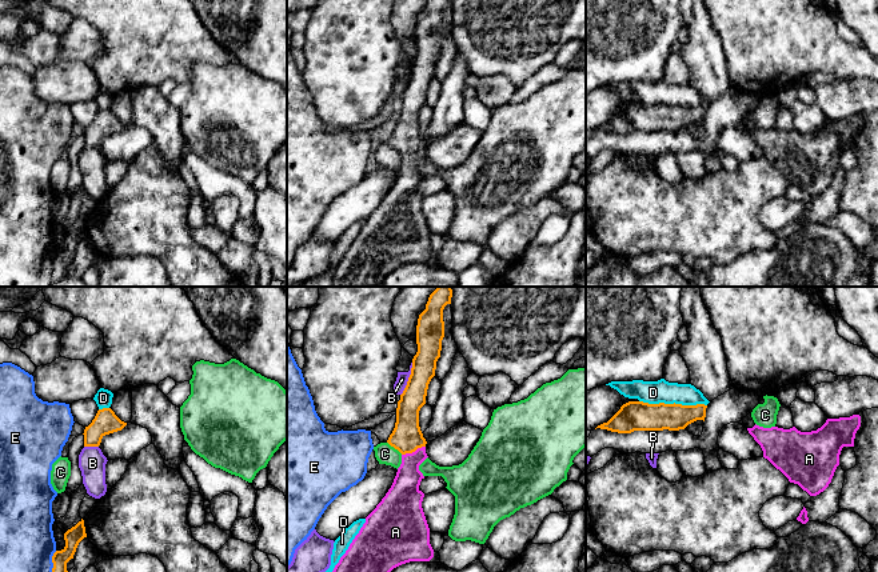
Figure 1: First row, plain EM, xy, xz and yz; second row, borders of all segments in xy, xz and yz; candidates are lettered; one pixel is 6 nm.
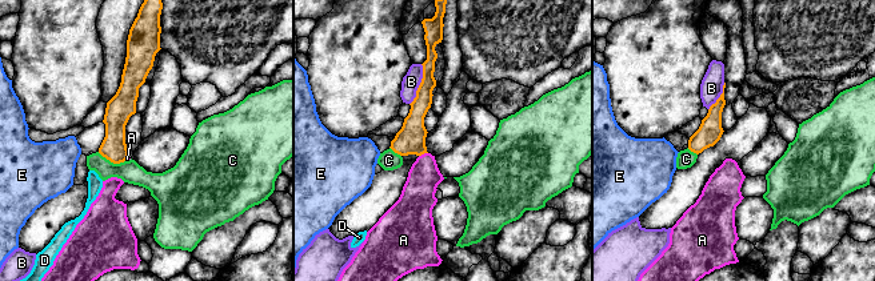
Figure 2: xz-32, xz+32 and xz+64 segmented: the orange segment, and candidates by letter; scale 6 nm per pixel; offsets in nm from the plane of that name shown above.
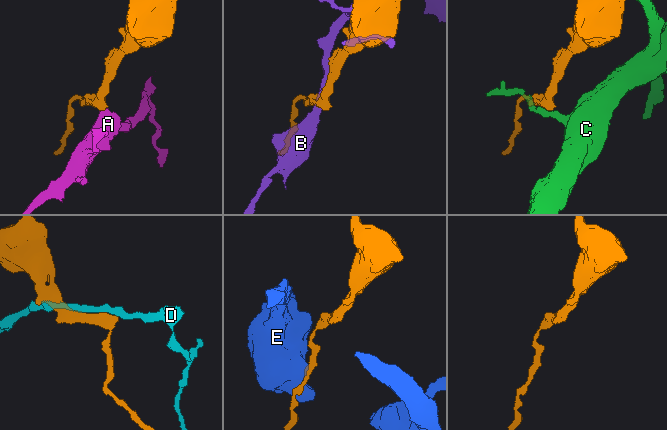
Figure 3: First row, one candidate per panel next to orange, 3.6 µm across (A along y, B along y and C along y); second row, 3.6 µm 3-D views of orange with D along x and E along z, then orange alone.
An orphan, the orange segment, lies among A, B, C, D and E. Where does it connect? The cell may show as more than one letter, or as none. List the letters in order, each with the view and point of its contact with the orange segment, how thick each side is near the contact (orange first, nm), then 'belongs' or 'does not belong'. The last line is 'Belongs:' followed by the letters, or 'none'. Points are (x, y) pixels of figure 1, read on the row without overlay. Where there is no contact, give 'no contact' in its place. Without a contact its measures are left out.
A: contact xz (412, 152); calibres 180 and 180 nm; belongs
B: contact xz (408, 80); calibres 150 and 70 nm; does not belong
C: contact xz (395, 150); calibres 180 and 120 nm; does not belong
D: contact yz (674, 104); calibres 180 and 140 nm; does not belong
E: contact xy (54, 267); calibres 100 and 340 nm; does not belong
Belongs: A

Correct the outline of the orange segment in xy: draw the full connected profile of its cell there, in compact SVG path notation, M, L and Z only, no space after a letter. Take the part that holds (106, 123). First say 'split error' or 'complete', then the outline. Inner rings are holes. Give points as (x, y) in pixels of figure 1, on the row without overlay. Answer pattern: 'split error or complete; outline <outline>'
complete; outline M111 109L99 111L92 124L84 131L84 148L99 148L105 136L121 132L121 123Z

